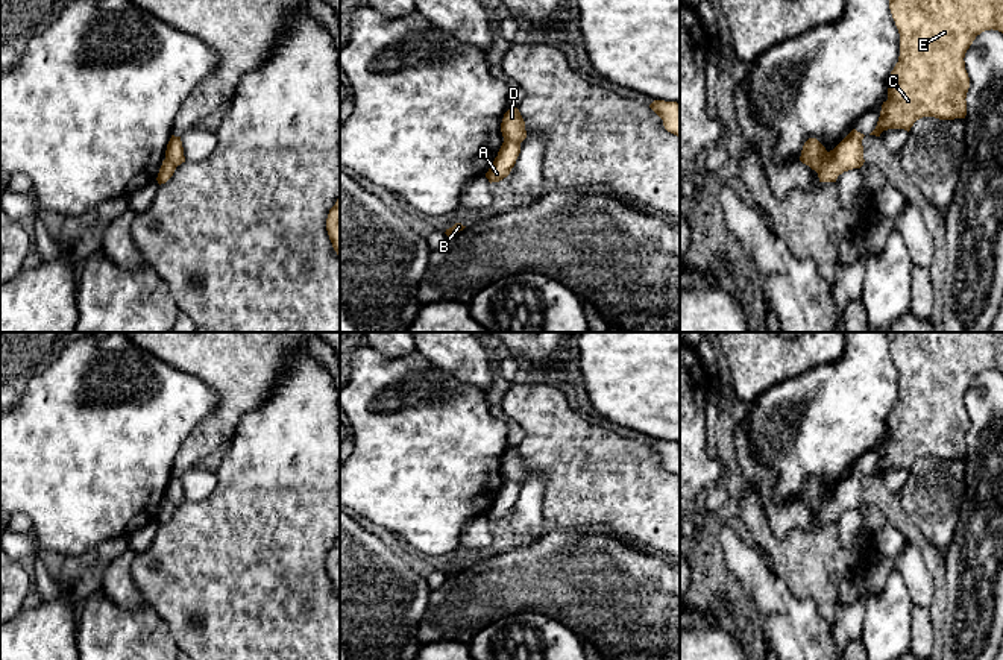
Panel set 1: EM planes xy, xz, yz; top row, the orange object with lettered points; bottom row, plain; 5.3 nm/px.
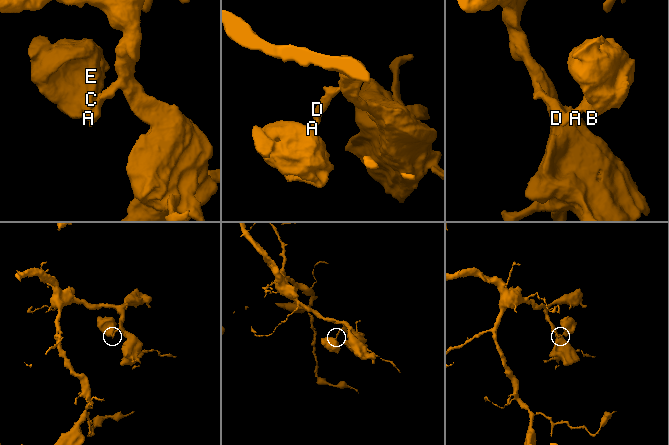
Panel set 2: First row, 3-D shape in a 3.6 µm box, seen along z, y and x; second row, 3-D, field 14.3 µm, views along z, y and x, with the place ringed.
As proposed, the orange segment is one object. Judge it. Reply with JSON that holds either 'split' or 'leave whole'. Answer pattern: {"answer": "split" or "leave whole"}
{"answer": "split"}

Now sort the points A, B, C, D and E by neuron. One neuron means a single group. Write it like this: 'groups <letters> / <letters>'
groups A B C E / D

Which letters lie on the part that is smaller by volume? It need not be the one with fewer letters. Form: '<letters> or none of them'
A, B, C, E

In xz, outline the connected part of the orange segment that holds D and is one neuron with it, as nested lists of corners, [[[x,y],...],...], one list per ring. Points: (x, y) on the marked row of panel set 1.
[[[517,108],[508,109],[501,123],[504,138],[522,143],[527,138],[525,121]]]

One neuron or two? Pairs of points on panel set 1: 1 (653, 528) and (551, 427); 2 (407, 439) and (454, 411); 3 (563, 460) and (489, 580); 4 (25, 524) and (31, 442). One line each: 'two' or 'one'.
1: one
2: one
3: two
4: two

